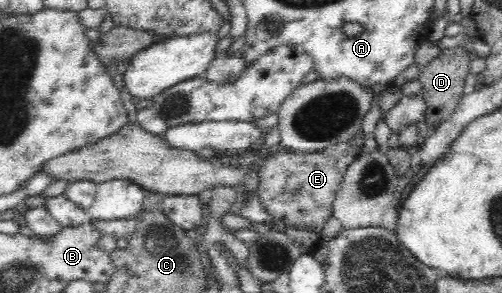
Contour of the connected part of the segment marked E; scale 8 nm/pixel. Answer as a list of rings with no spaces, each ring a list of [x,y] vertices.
[[[361,132],[358,133],[356,137],[353,137],[350,141],[336,143],[336,145],[328,145],[328,147],[326,147],[326,149],[322,149],[321,152],[294,153],[292,150],[281,150],[276,154],[269,155],[268,157],[264,158],[262,167],[259,169],[259,185],[256,190],[256,198],[259,199],[259,202],[262,204],[262,208],[264,208],[264,211],[270,214],[271,217],[275,218],[275,223],[284,223],[285,225],[290,225],[291,227],[295,227],[296,229],[321,233],[324,225],[328,221],[328,218],[333,216],[333,201],[338,195],[338,191],[340,191],[345,169],[355,160],[355,157],[361,153],[362,147],[363,134]]]

